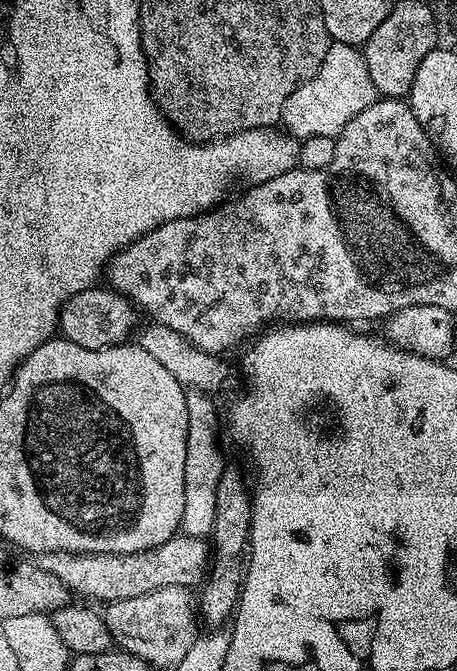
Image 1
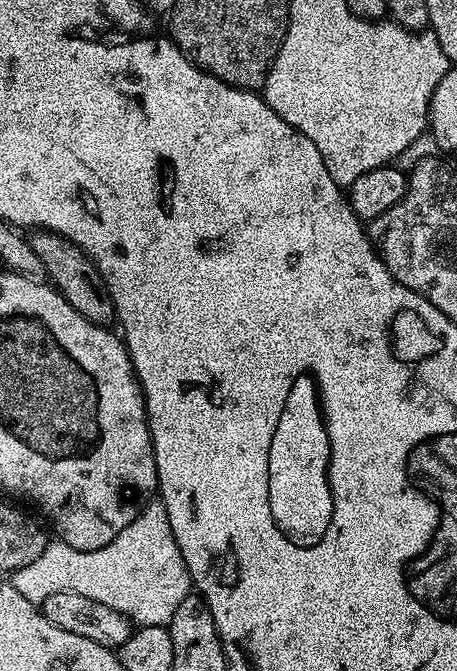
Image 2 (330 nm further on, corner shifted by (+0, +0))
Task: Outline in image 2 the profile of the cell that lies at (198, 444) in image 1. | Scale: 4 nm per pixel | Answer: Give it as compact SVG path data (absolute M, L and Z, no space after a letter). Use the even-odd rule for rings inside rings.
M159 498L149 499L118 538L93 552L72 548L59 538L49 539L46 550L30 566L11 573L10 583L22 598L37 606L43 605L50 594L77 592L102 606L110 606L110 610L118 610L136 626L166 626L194 588L174 542L166 506Z

